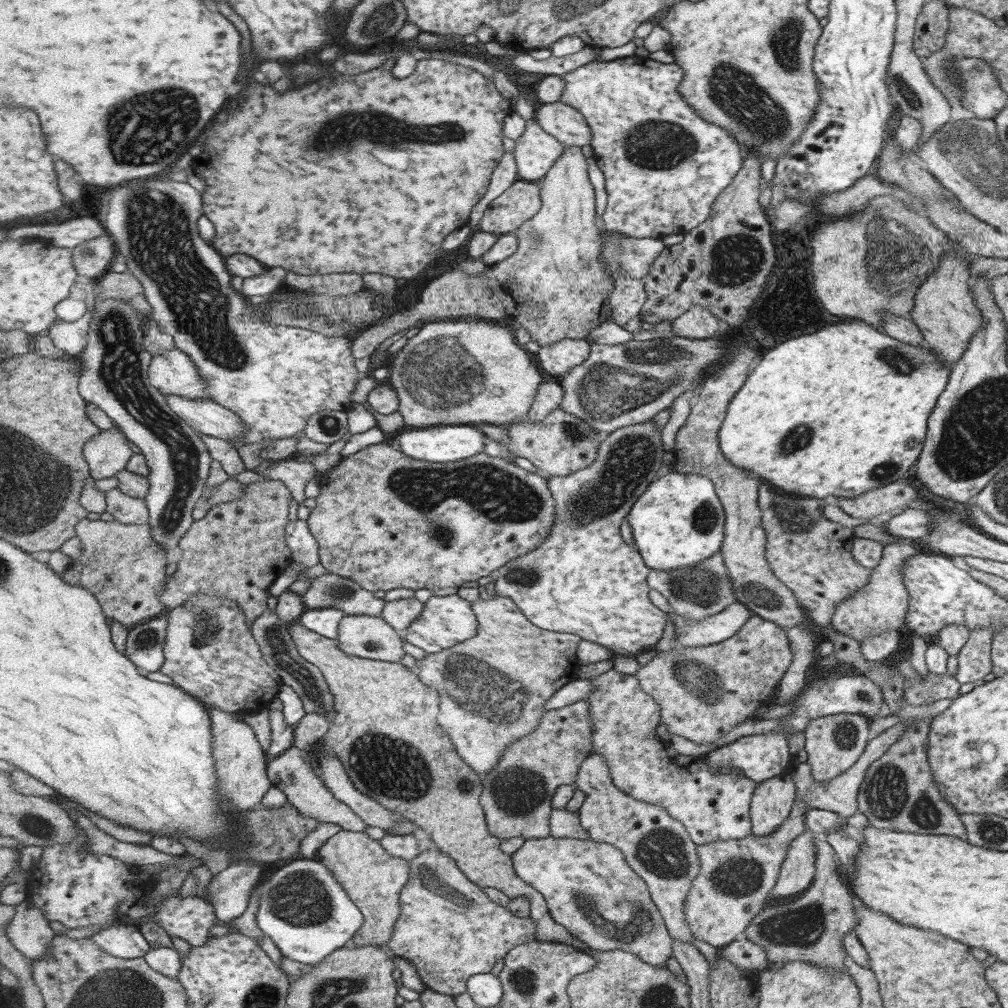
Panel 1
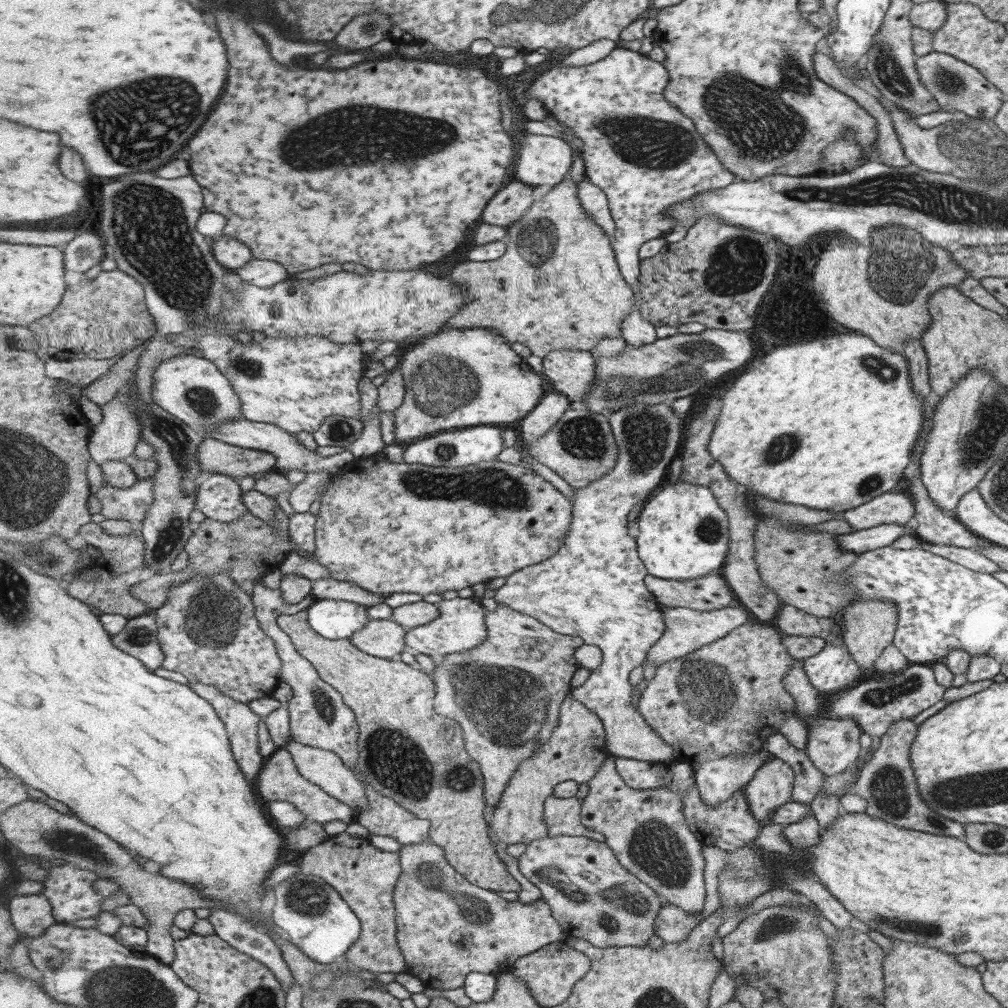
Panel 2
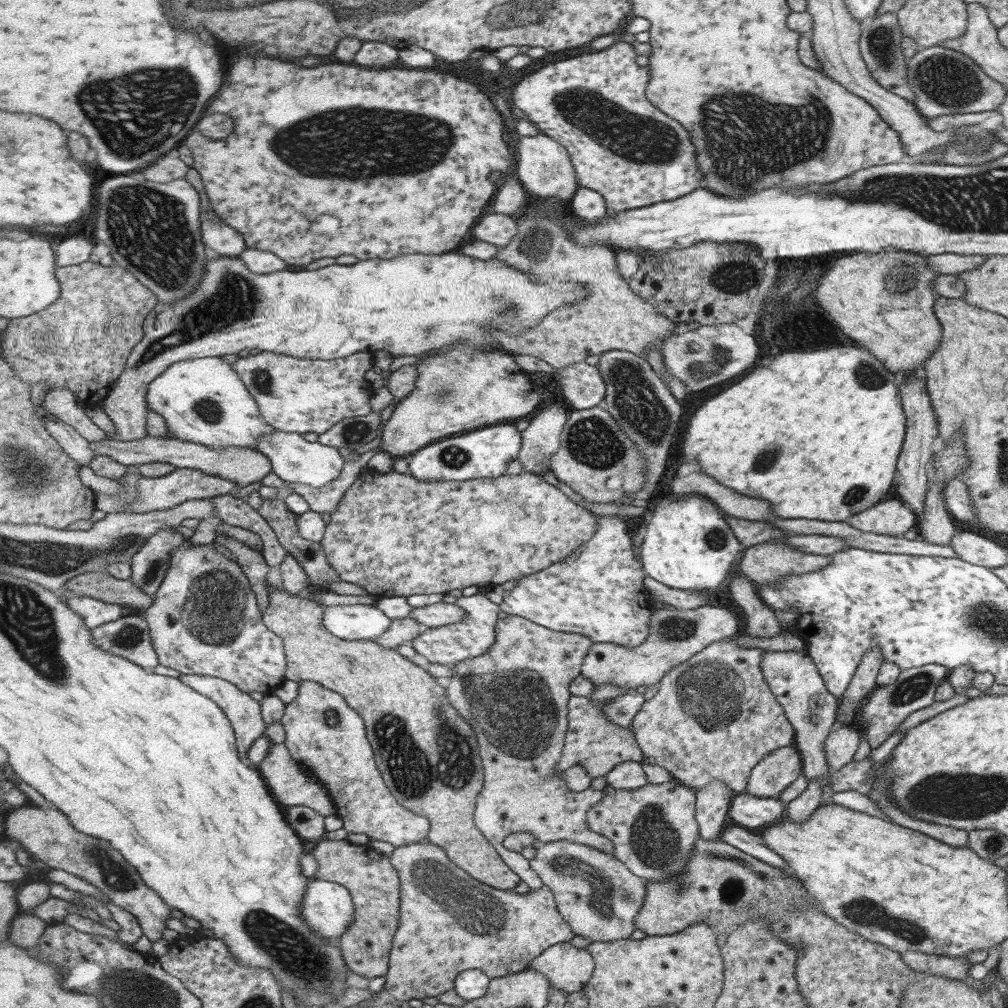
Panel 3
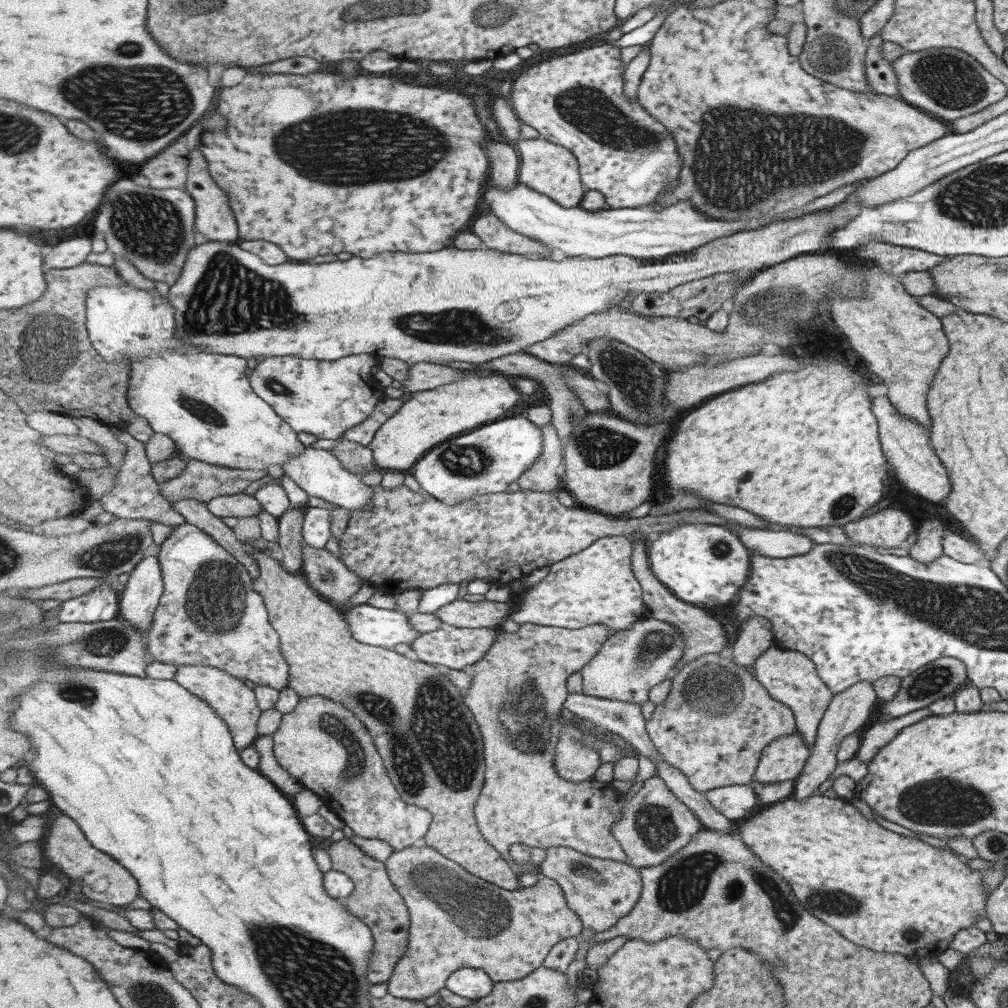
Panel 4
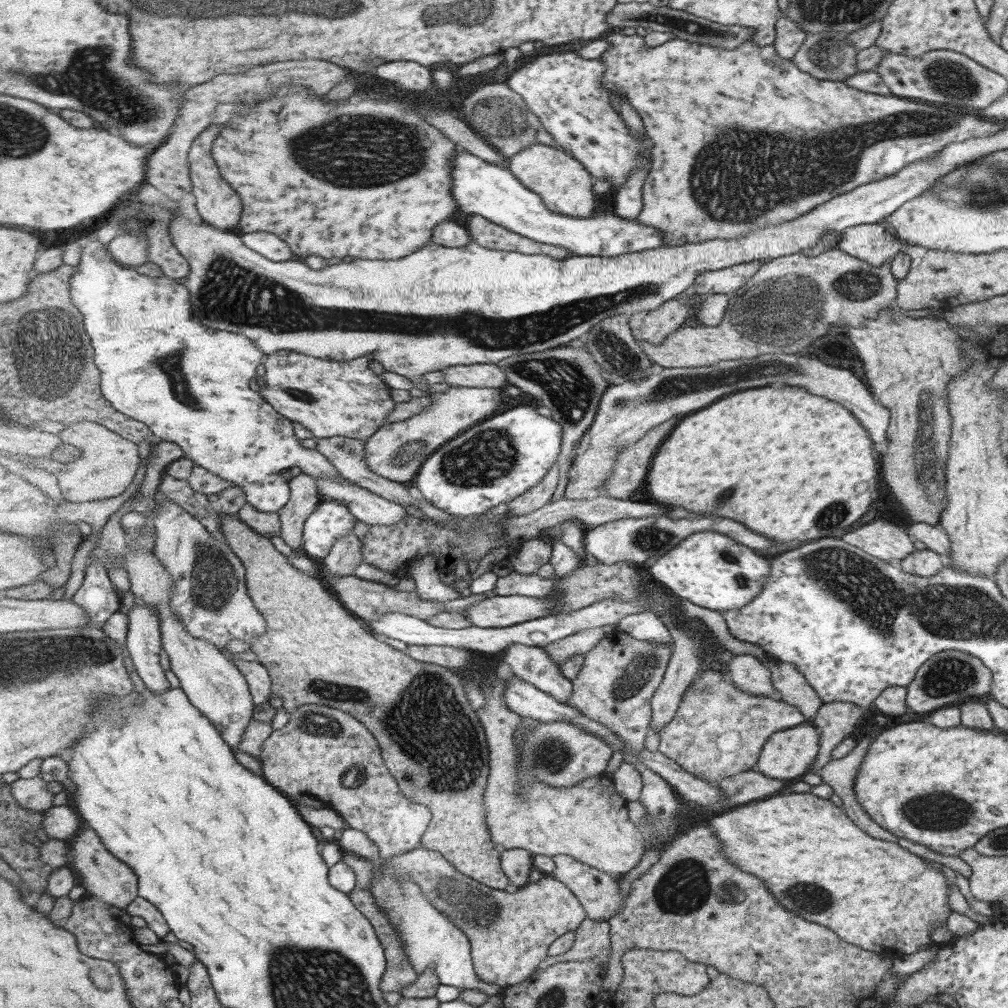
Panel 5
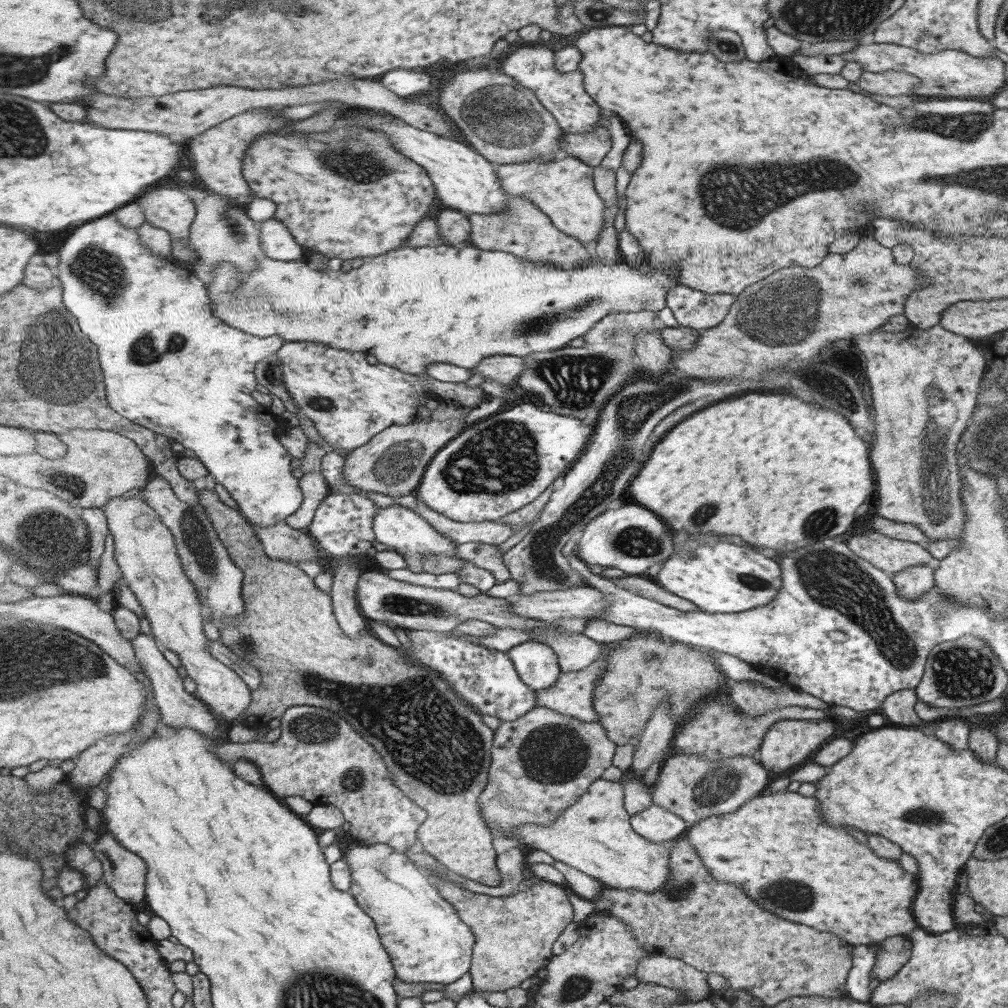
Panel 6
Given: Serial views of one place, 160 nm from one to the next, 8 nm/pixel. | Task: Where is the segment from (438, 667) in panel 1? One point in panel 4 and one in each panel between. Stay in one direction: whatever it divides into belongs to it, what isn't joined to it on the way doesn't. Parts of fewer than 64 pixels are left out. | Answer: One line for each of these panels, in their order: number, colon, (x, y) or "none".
2: (507, 693)
3: (517, 696)
4: (520, 687)

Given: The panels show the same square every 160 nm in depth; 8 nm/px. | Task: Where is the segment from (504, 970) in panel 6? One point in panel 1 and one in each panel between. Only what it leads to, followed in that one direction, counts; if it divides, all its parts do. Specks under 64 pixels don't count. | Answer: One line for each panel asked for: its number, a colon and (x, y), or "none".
1: (450, 929)
2: (448, 927)
3: (450, 922)
4: (458, 920)
5: (511, 934)

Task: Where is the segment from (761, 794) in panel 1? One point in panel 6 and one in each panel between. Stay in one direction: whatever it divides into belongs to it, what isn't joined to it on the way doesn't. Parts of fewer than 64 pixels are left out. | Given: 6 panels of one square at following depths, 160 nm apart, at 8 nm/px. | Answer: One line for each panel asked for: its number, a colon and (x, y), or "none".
2: (772, 785)
3: (780, 768)
4: (784, 758)
5: (787, 754)
6: (787, 743)

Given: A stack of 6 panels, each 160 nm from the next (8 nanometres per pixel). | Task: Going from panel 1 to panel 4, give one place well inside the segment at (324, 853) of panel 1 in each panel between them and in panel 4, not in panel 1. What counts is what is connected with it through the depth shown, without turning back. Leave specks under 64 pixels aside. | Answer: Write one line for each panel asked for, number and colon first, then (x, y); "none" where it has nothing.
2: (366, 877)
3: (374, 882)
4: (376, 900)

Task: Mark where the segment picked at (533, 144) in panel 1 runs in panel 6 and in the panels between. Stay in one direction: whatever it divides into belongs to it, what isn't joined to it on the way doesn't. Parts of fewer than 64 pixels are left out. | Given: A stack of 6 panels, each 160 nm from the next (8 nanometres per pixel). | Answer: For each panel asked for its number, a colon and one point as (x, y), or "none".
2: (542, 159)
3: (545, 167)
4: (549, 168)
5: (566, 186)
6: (564, 188)

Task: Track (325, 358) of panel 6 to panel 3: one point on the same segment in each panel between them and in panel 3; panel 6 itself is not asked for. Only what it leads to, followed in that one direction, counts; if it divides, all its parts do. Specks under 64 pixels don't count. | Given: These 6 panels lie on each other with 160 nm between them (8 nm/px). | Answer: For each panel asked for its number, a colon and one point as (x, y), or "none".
3: (306, 395)
4: (326, 398)
5: (329, 398)

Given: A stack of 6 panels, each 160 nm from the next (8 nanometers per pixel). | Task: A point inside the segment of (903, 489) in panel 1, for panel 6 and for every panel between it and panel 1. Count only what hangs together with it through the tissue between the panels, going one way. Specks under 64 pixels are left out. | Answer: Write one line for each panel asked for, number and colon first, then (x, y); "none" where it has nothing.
2: (892, 508)
3: (891, 517)
4: (888, 528)
5: (885, 540)
6: (887, 554)

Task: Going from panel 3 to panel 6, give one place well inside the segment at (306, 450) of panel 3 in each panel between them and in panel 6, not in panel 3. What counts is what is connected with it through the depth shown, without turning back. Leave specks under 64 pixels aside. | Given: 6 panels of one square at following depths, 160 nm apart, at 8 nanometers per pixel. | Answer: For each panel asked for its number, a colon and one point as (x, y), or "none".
4: (320, 473)
5: (370, 508)
6: (413, 536)

